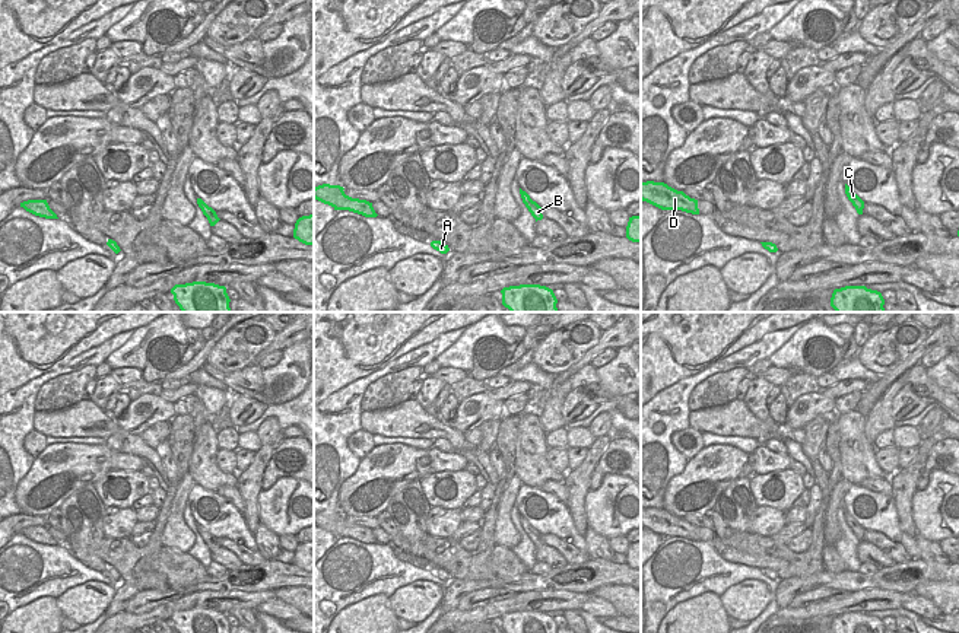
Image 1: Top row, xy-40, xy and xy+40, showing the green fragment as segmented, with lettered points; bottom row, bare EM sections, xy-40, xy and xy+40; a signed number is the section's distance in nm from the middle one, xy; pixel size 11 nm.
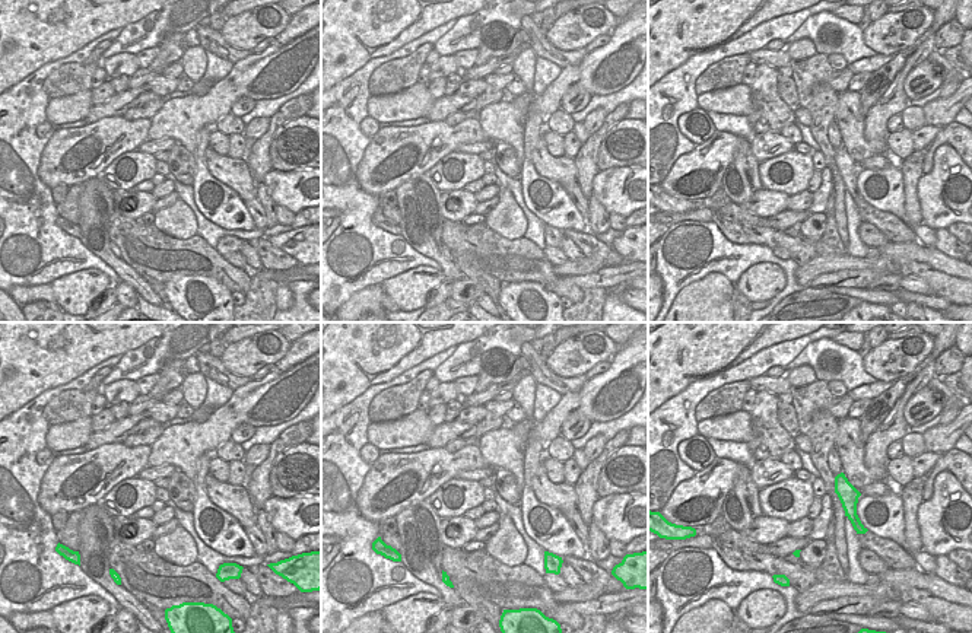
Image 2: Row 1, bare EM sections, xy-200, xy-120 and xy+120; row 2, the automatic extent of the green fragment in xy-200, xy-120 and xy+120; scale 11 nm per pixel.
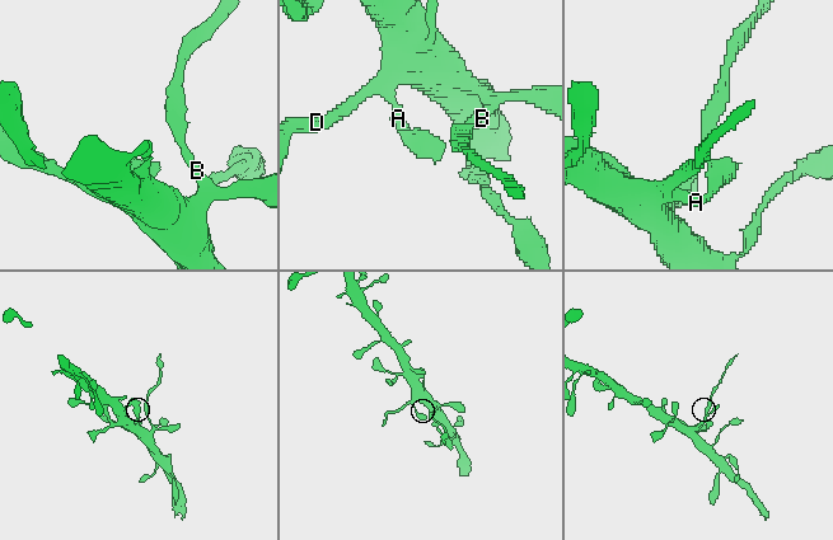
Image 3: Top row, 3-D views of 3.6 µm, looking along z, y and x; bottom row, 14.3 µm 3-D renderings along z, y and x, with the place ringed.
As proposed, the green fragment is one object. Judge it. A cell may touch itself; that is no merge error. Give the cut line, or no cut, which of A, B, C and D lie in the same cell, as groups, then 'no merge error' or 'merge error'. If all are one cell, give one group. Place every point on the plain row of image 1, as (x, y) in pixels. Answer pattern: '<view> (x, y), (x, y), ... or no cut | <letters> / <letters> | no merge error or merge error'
xy (536, 530), (527, 534) | A B D / C | merge error

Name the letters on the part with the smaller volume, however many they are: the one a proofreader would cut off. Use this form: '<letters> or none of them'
C

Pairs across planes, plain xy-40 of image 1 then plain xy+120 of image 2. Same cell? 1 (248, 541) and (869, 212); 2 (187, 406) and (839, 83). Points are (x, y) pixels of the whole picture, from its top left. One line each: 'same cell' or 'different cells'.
1: different cells
2: different cells

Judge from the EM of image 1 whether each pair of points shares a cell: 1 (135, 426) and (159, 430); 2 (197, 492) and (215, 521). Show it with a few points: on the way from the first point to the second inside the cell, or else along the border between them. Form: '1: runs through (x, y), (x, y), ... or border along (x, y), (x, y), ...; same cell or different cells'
1: border along (168, 420), (152, 423), (140, 435); different cells
2: runs through (206, 498), (221, 511), (222, 517); same cell

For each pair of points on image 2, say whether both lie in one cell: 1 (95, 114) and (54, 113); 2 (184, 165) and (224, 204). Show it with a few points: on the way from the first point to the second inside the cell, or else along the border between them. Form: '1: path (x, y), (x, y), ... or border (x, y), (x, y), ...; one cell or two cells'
1: border (92, 105), (83, 118); two cells
2: border (194, 156), (194, 181), (191, 184); two cells

